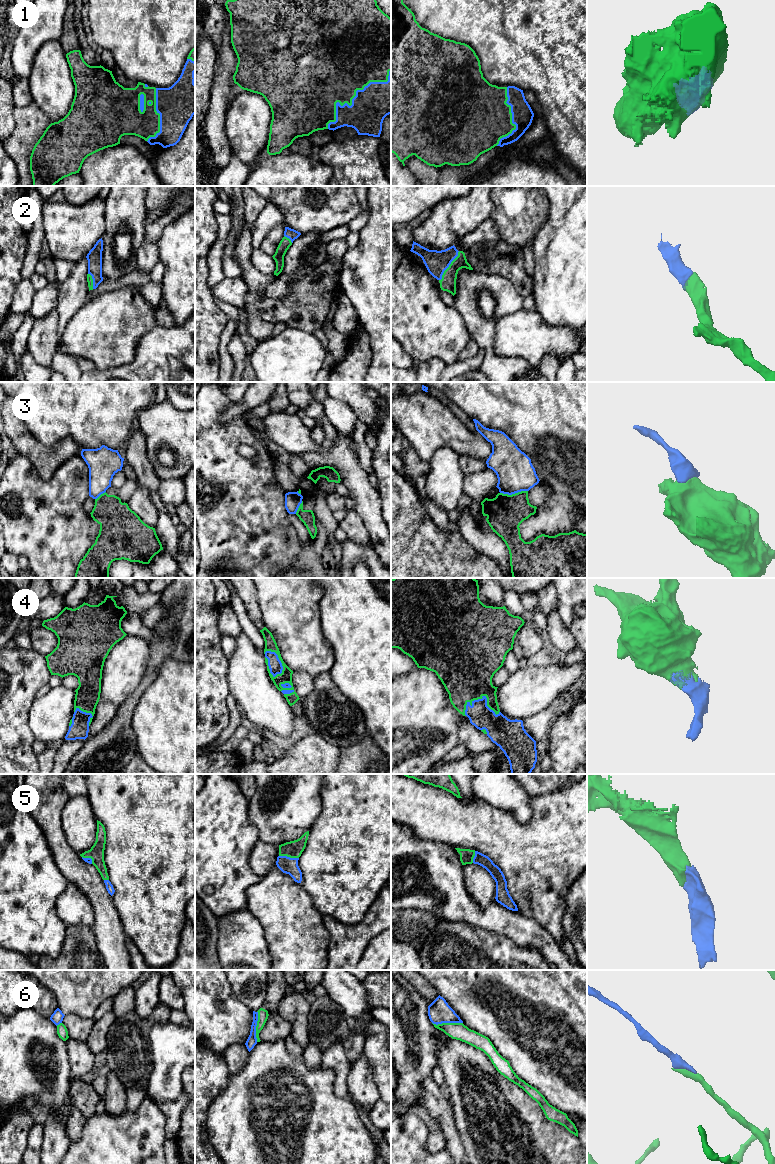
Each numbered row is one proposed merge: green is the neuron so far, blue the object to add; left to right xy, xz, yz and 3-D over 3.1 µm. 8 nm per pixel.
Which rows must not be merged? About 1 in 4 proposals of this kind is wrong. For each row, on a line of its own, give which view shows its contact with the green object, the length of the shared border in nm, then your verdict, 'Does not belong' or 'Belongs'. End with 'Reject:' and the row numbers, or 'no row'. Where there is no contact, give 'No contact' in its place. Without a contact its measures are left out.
1: Touches green in xz. Shared border 700 nm. Belongs
2: Touches green in yz. Shared border 280 nm. Belongs
3: Touches green in yz. Shared border 220 nm. Does not belong
4: Touches green in yz. Shared border 280 nm. Belongs
5: Touches green in xz. Shared border 160 nm. Belongs
6: Touches green in yz. Shared border 240 nm. Does not belong
Reject: 3, 6

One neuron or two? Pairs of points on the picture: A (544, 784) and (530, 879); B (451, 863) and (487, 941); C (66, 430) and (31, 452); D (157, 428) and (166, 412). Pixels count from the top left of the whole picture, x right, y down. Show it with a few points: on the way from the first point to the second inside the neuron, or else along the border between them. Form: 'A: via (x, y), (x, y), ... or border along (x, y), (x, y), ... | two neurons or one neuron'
A: border along (566, 787), (554, 792), (533, 796) | two neurons
B: border along (458, 922), (466, 922), (492, 930), (498, 935) | two neurons
C: border along (27, 428), (40, 442), (47, 445), (67, 438) | two neurons
D: via (161, 424), (164, 416) | one neuron

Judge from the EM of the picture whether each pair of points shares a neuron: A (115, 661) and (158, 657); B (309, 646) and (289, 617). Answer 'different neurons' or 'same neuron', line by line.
A: different neurons
B: same neuron

